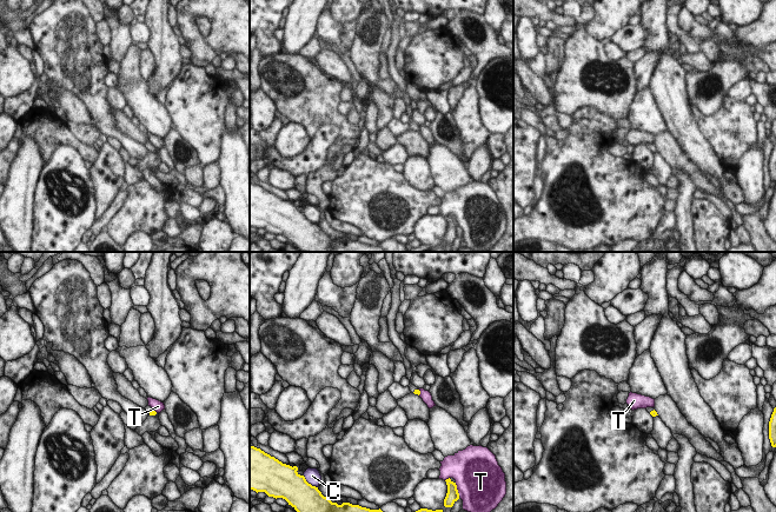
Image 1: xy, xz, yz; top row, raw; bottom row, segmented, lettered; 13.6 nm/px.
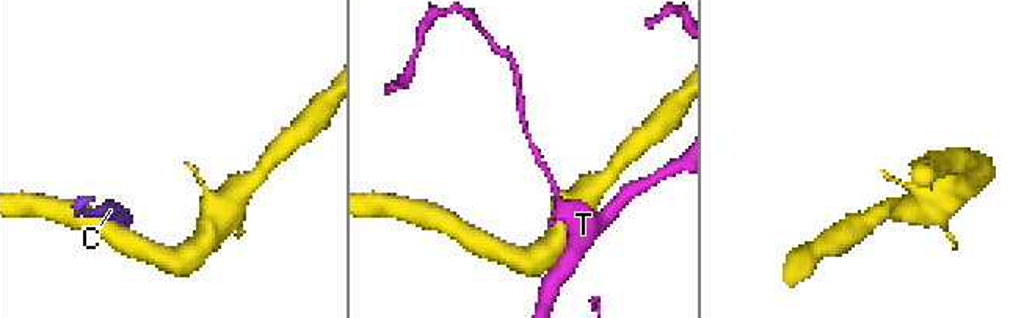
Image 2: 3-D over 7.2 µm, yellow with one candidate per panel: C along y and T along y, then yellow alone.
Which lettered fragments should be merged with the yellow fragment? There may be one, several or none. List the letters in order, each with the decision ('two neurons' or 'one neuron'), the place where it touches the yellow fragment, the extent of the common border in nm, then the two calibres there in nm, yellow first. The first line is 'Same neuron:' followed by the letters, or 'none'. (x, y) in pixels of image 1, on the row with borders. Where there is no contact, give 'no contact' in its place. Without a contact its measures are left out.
Same neuron: none
C: two neurons | xz (310, 484) | 260 nm | 400/220 nm
T: two neurons | xz (457, 490) | 200 nm | 170/500 nm

